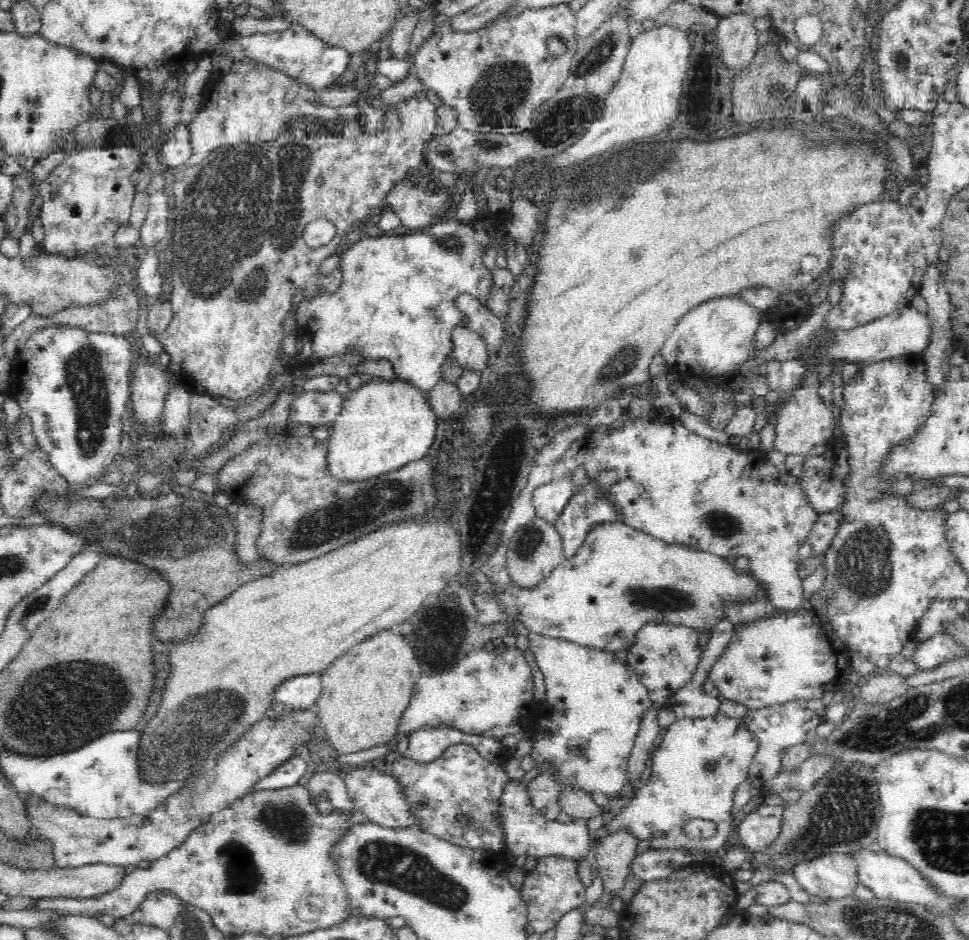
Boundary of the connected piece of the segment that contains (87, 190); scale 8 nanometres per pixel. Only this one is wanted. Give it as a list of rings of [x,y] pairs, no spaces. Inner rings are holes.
[[[122,144],[89,145],[80,152],[72,150],[64,162],[41,181],[39,215],[46,252],[77,256],[90,249],[105,251],[115,247],[114,234],[130,222],[130,208],[136,194],[130,178],[143,165],[142,150],[142,147]]]

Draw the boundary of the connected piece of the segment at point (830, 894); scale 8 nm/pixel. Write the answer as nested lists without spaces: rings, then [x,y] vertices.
[[[830,853],[801,860],[792,870],[800,886],[818,899],[846,898],[860,884],[852,853]]]

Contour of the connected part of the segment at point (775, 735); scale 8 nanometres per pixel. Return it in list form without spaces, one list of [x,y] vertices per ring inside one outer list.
[[[800,698],[800,700],[786,702],[786,704],[774,704],[774,706],[768,706],[768,708],[747,710],[742,719],[758,739],[759,748],[749,766],[746,781],[741,782],[734,791],[731,810],[732,821],[736,821],[734,817],[738,812],[744,810],[744,806],[750,802],[750,798],[757,795],[764,796],[764,792],[761,790],[761,782],[770,780],[780,770],[781,750],[806,740],[806,734],[810,730],[815,730],[826,721],[825,710],[826,706],[821,698],[810,698],[810,700]]]

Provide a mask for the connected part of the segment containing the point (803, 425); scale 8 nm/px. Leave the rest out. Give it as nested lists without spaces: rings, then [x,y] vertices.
[[[814,367],[801,387],[791,392],[788,403],[779,410],[775,424],[774,450],[788,456],[808,456],[814,446],[824,445],[836,430],[832,406],[824,404],[818,394],[819,371]]]

